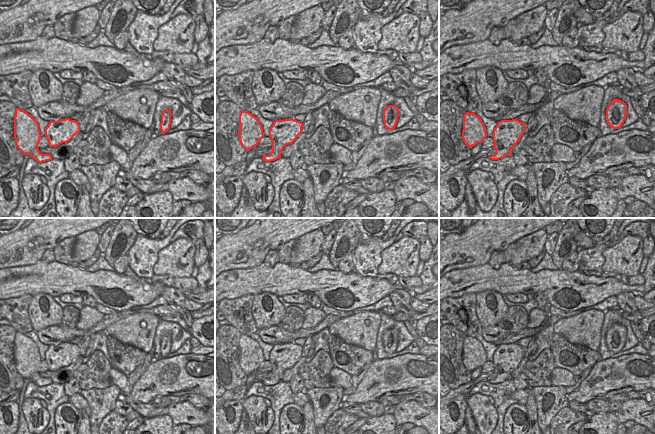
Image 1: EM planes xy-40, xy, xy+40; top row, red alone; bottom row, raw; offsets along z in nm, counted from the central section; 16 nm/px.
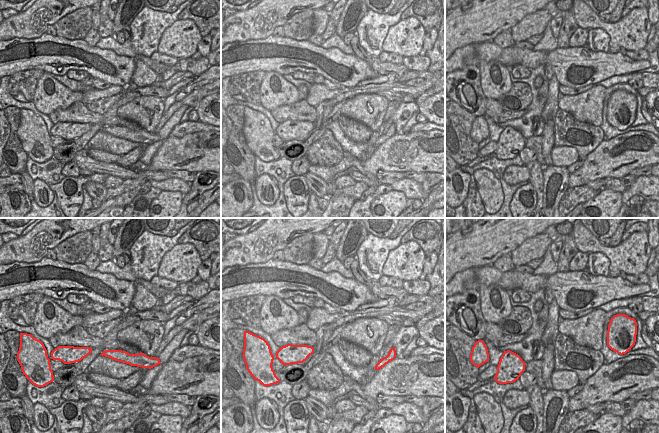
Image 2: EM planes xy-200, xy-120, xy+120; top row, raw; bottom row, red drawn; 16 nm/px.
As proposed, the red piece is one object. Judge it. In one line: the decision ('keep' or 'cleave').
keep

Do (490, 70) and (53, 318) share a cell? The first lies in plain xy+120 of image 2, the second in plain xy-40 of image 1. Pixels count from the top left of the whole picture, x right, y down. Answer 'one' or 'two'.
one

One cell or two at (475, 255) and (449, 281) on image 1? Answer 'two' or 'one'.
two

